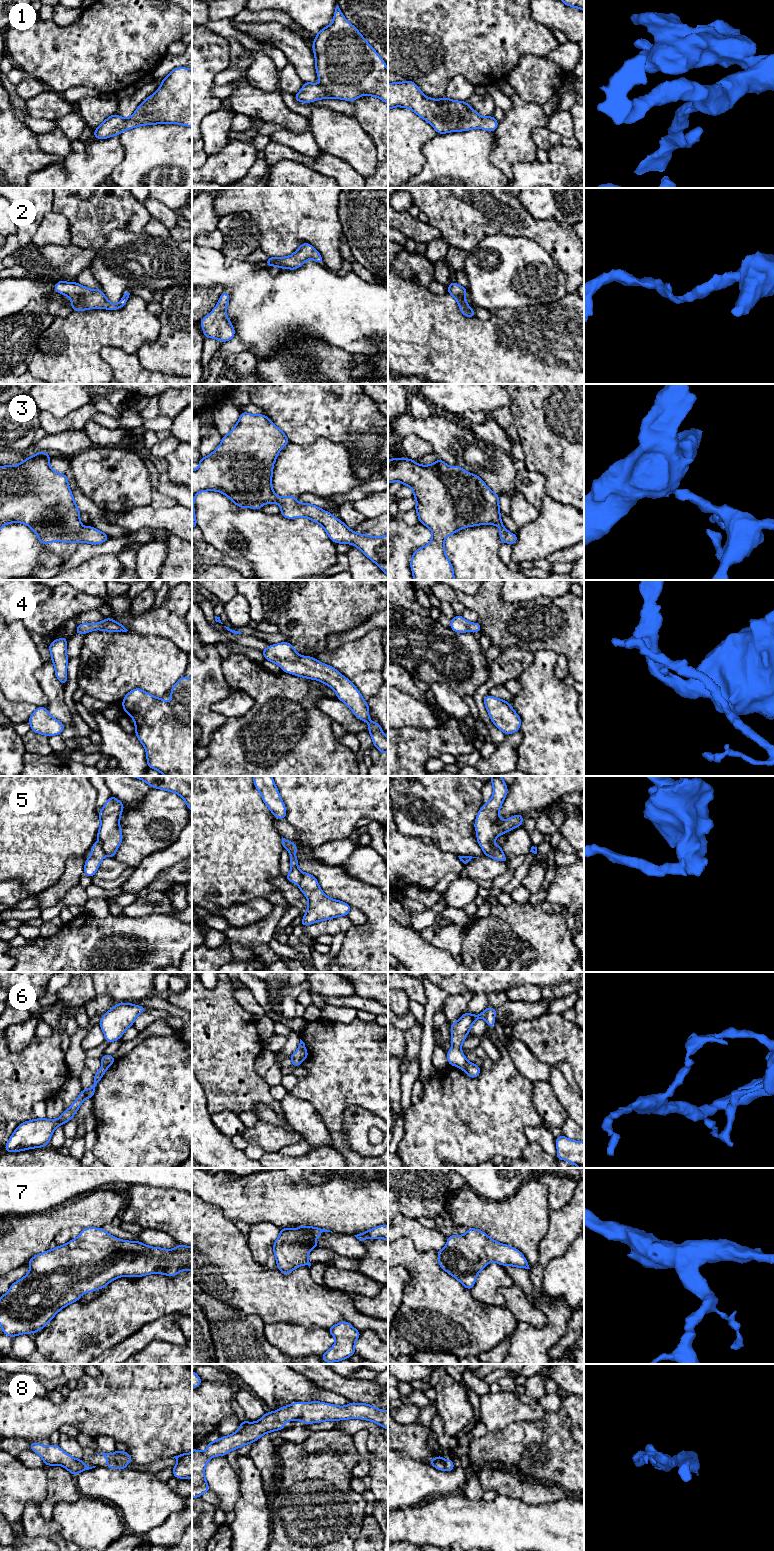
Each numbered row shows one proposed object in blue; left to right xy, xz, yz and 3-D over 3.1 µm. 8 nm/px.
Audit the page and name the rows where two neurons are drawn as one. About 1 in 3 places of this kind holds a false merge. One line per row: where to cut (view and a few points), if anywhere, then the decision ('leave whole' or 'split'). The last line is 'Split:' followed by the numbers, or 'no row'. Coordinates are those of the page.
1: cut none; leave whole
2: cut none; leave whole
3: cut none; leave whole
4: cut none; leave whole
5: cut xy (99, 843), (106, 855); split
6: cut yz (468, 1062), (462, 1068); split
7: cut none; leave whole
8: cut none; leave whole
Split: 5, 6

